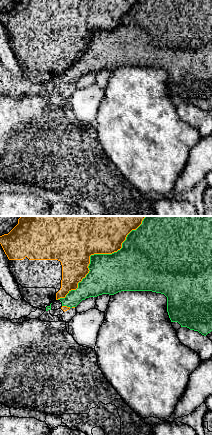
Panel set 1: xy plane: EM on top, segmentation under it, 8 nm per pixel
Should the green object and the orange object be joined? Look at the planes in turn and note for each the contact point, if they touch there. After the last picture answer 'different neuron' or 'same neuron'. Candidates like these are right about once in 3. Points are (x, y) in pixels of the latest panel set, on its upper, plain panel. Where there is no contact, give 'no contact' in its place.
contact (94, 30)

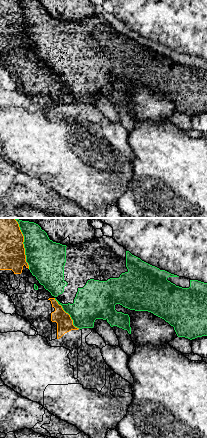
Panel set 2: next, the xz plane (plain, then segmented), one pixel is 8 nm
contact (24, 22)

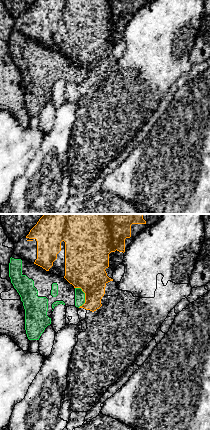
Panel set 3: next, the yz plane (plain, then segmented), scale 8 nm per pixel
contact (84, 72)

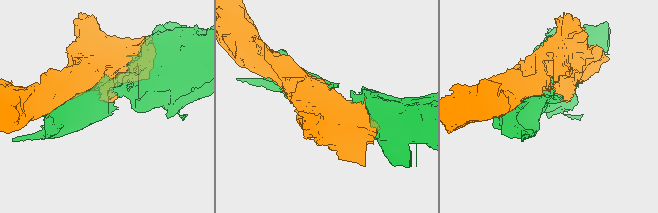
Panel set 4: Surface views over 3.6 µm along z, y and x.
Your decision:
different neuron

